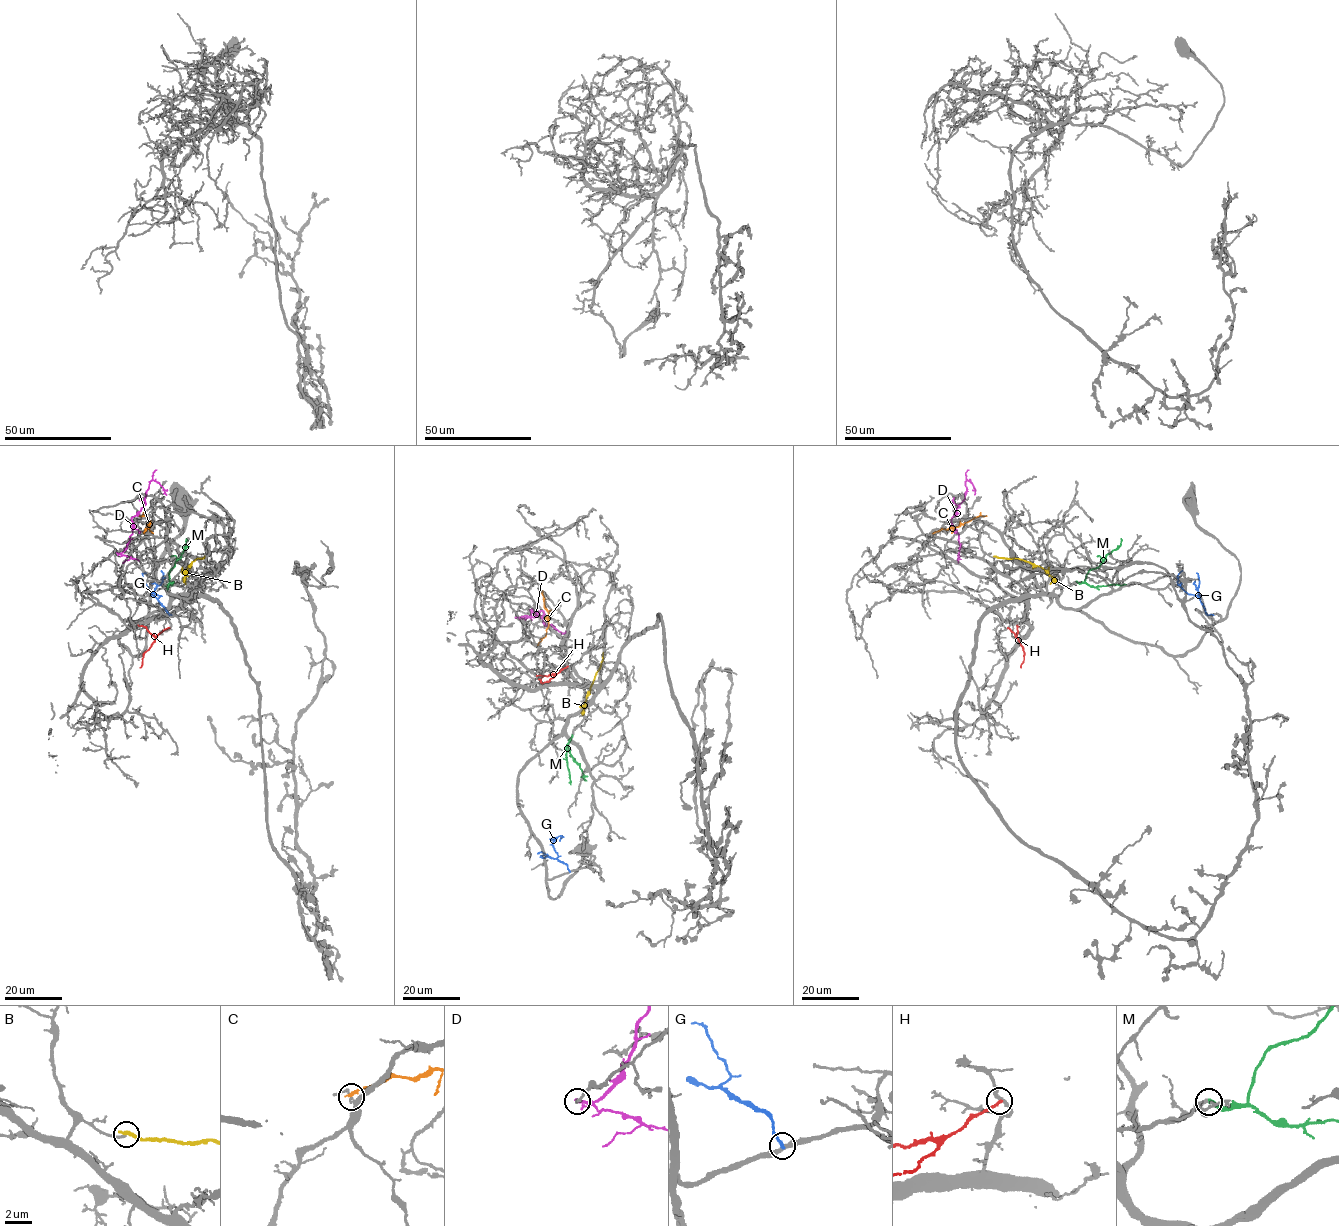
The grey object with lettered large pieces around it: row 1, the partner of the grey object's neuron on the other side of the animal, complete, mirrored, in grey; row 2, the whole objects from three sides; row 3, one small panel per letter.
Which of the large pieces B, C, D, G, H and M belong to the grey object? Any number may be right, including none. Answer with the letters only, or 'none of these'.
M

